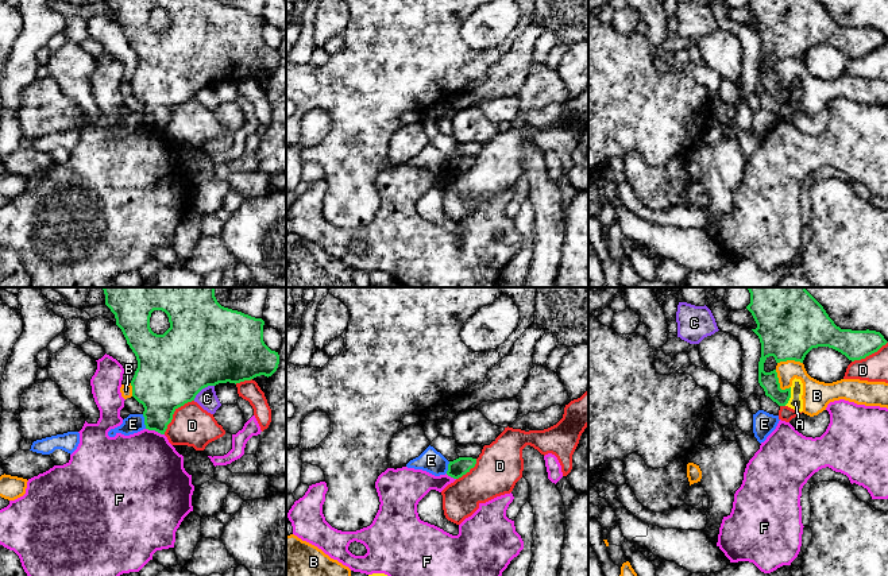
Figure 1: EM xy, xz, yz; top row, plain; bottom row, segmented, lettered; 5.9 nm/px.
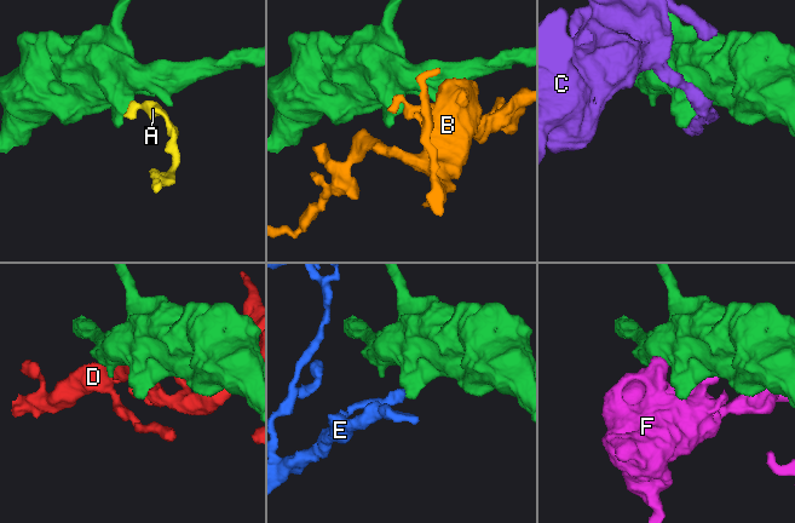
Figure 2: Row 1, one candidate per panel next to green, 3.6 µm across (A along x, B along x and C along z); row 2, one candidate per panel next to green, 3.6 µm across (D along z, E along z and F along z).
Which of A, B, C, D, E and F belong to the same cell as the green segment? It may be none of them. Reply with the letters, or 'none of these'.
none of these

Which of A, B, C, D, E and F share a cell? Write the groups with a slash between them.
A / B / C / D / E / F

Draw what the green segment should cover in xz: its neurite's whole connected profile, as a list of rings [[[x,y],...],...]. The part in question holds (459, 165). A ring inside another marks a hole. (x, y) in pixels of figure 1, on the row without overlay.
[[[459,155],[453,159],[449,159],[447,173],[459,177],[467,170],[470,170],[471,166],[474,166],[476,162],[476,156],[472,155]]]

